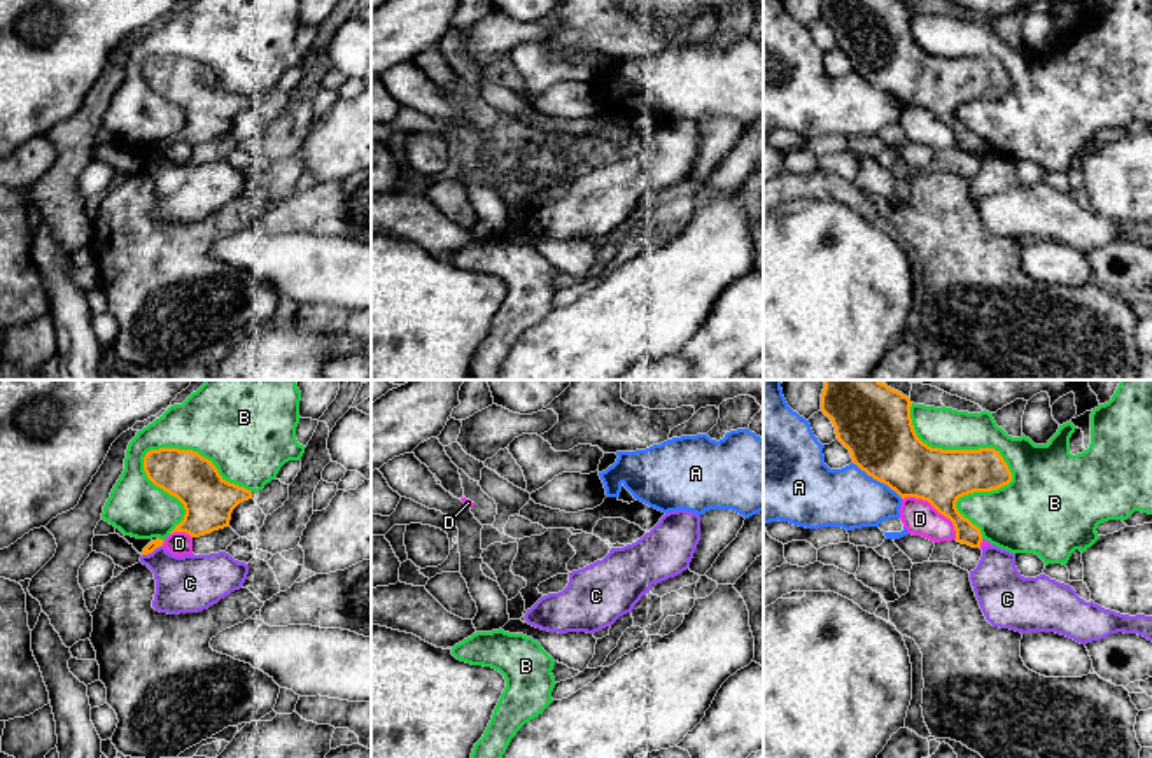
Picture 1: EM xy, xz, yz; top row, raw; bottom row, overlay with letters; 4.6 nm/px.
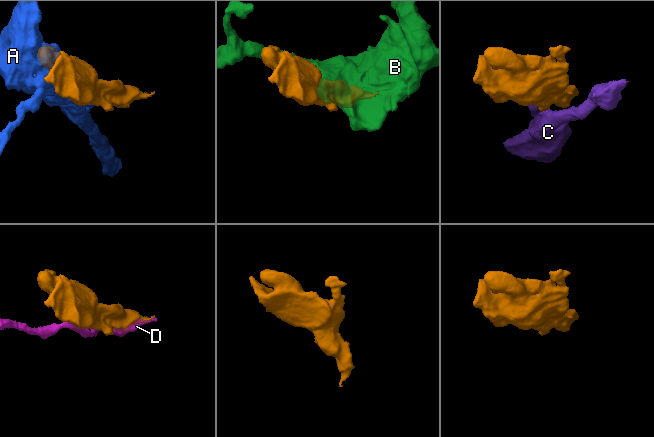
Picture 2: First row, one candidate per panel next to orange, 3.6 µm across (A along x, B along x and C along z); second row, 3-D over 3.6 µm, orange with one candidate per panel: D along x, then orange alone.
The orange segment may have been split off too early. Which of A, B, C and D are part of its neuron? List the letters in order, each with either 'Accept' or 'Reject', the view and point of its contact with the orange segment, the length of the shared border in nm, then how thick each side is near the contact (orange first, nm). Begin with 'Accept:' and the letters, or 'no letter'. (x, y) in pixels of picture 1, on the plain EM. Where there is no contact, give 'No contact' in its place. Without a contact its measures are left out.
Accept: no letter
A: Reject. Touches orange at yz (878, 88). Shared border 280 nm. Thickness 320 nm (orange) against 280 nm
B: Reject. Touches orange at yz (1002, 65). Shared border 700 nm. Thickness 220 nm (orange) against 340 nm
C: Reject. Touches orange at xy (151, 160). Shared border 110 nm. Thickness 50 nm (orange) against 260 nm
D: Reject. Touches orange at yz (935, 116). Shared border 320 nm. Thickness 260 nm (orange) against 160 nm

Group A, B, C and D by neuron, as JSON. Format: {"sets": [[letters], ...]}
{"sets": [["A"], ["B"], ["C"], ["D"]]}

